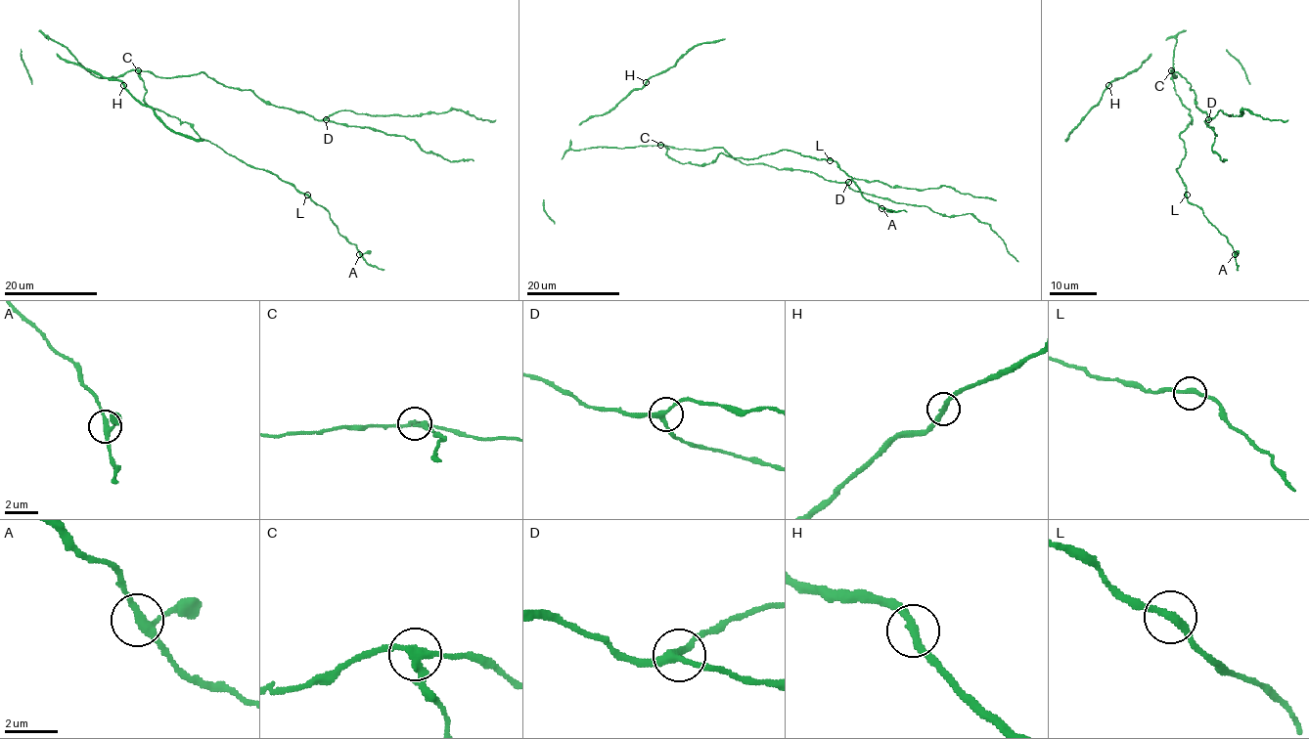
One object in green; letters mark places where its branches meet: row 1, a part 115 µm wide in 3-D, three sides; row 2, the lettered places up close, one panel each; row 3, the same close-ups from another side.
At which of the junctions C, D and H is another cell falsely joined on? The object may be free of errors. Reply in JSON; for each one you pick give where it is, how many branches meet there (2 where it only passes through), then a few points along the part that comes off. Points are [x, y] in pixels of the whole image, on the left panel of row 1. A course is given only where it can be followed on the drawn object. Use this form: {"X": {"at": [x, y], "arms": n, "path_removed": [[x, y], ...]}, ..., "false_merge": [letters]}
{"C": {"at": [138, 70], "arms": 3, "path_removed": [[138, 71], [144, 101], [153, 108], [187, 121], [201, 138], [290, 182], [329, 213], [368, 262], [383, 269]]}, "false_merge": ["C"]}

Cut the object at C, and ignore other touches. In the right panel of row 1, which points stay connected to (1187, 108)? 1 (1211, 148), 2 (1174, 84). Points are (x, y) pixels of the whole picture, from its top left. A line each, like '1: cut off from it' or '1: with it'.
1: cut off from it
2: with it

